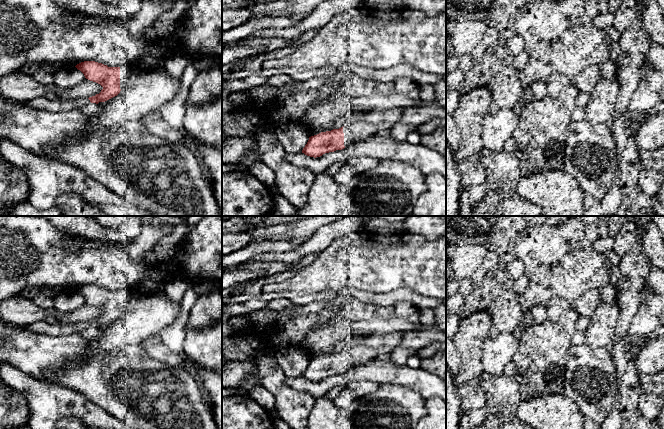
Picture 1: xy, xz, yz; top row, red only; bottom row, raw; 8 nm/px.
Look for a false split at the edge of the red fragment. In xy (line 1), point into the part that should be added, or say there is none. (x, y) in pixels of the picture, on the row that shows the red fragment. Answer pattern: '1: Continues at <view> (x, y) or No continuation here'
1: Continues at xy (126, 73)

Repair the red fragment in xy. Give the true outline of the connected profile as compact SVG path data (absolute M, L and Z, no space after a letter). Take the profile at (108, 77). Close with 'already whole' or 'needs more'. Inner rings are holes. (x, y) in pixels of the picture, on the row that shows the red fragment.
M84 61L75 66L86 79L100 84L103 89L99 94L89 97L91 103L98 104L117 96L133 76L129 66L108 67L95 61Z | needs more

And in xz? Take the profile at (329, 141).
M398 107L383 111L349 112L343 127L309 137L302 153L316 158L325 153L348 148L356 139L390 129L402 119L404 111L404 107Z | needs more

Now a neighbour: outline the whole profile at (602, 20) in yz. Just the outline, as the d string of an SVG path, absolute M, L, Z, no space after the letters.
M611 12L608 13L598 13L593 18L593 23L596 27L605 30L608 26L612 25L613 14Z

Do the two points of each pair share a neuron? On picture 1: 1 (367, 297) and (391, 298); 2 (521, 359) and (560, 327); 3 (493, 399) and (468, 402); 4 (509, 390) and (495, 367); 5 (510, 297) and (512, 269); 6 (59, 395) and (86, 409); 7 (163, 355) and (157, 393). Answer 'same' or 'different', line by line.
1: same
2: same
3: different
4: different
5: different
6: same
7: different

